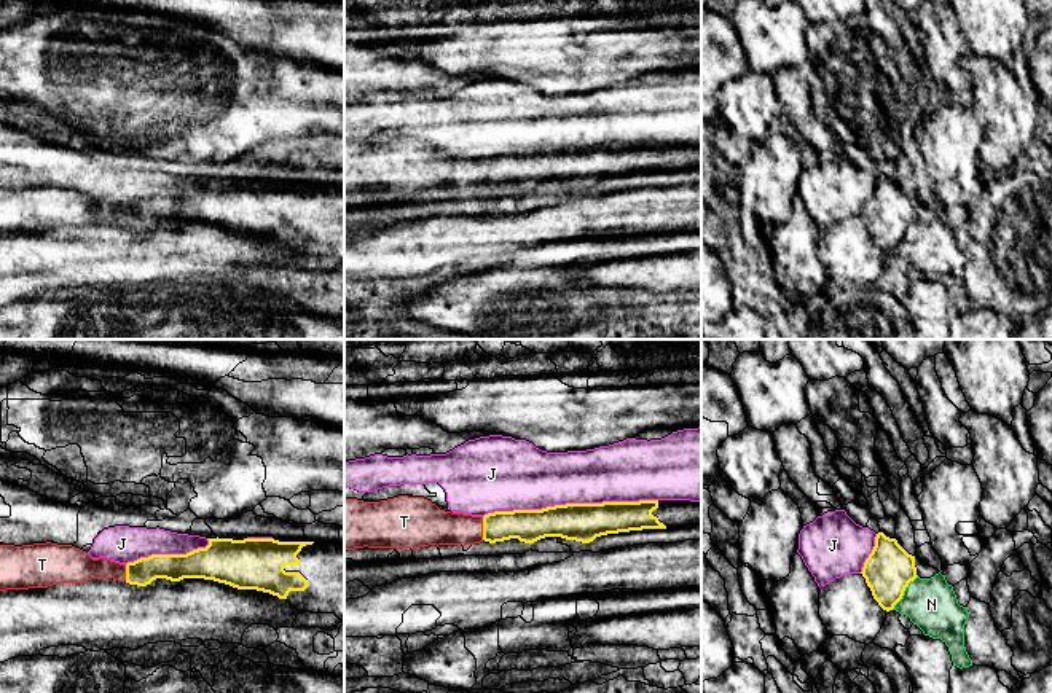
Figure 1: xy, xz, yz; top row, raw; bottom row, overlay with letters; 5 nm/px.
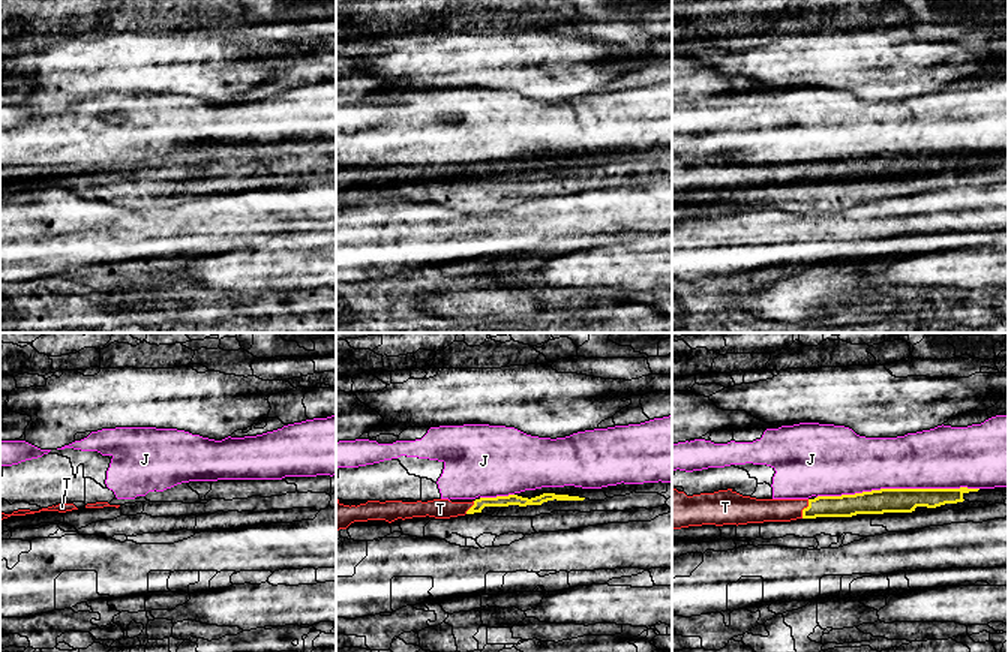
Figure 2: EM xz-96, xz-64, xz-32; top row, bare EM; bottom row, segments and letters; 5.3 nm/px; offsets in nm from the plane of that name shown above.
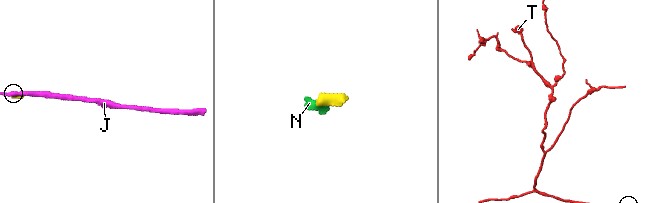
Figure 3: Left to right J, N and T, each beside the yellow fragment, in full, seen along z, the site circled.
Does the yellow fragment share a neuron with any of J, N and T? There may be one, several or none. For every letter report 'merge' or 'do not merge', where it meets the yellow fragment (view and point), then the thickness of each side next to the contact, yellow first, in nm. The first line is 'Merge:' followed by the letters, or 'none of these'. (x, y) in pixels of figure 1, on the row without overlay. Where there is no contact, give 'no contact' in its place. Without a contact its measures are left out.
Merge: T
J: do not merge; contact xz (569, 147); calibres 190 and 320 nm
N: do not merge; contact yz (902, 236); calibres 240 and 260 nm
T: merge; contact xz (483, 171); calibres 170 and 190 nm

